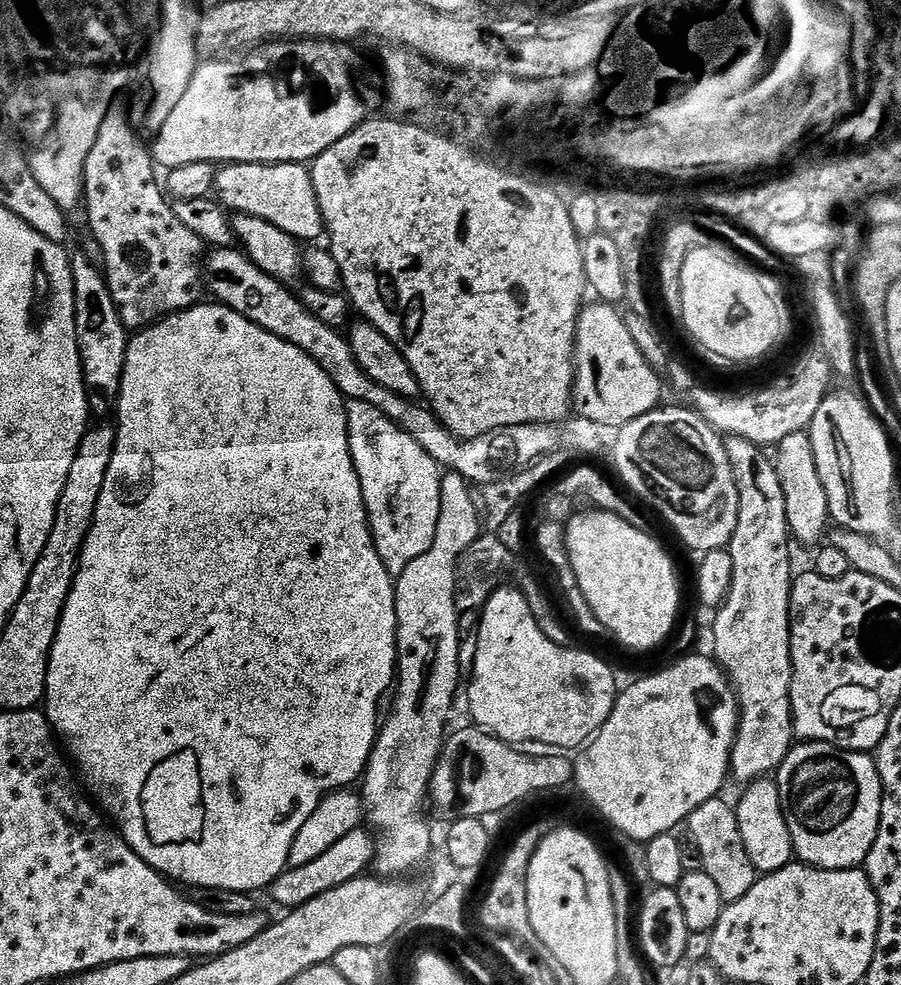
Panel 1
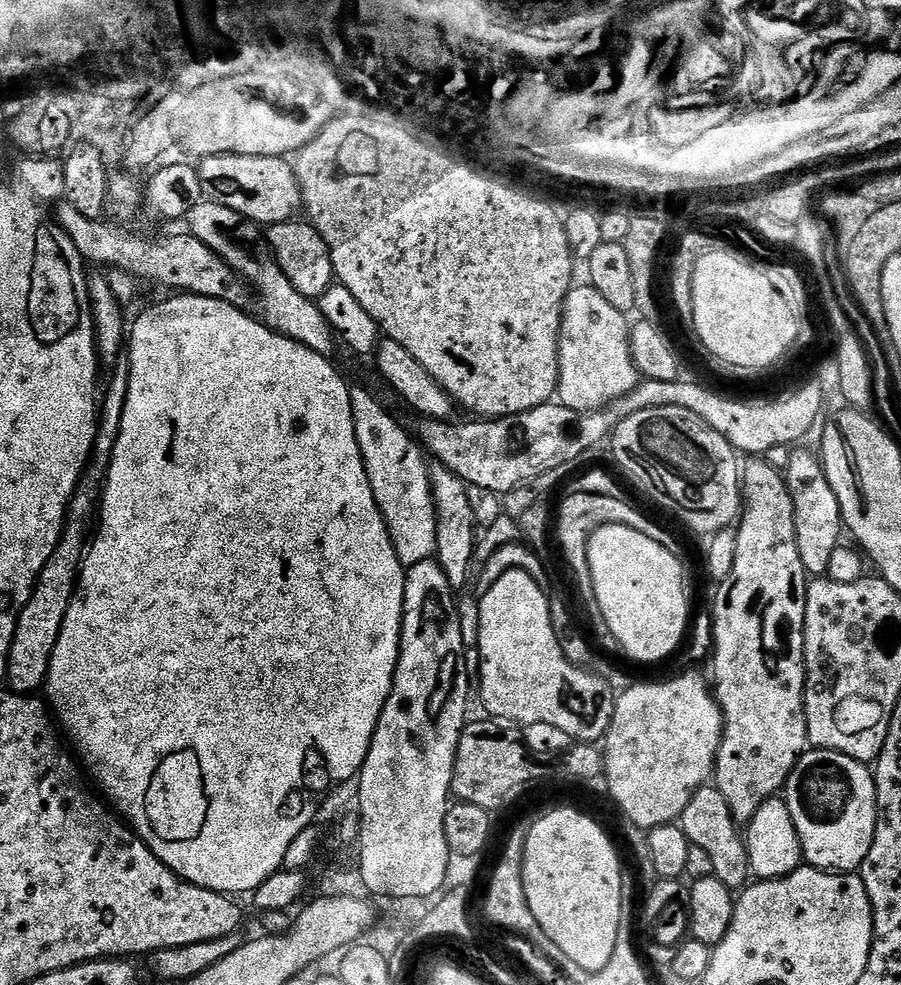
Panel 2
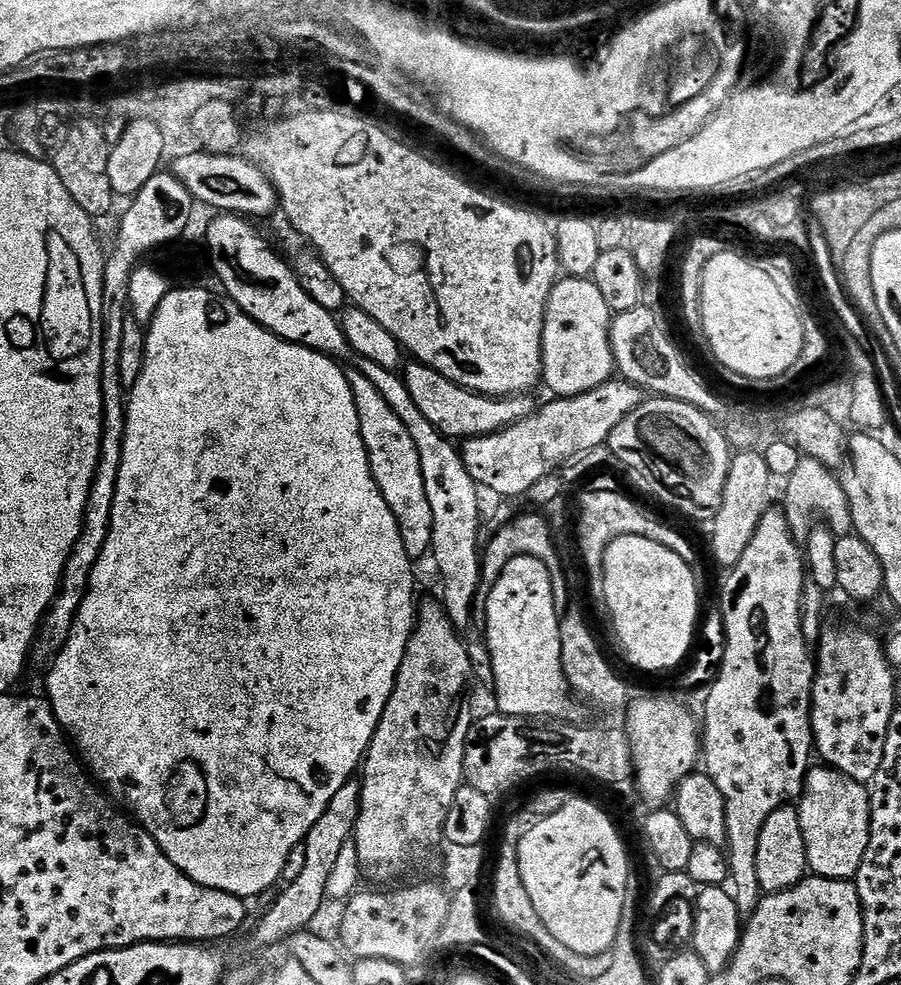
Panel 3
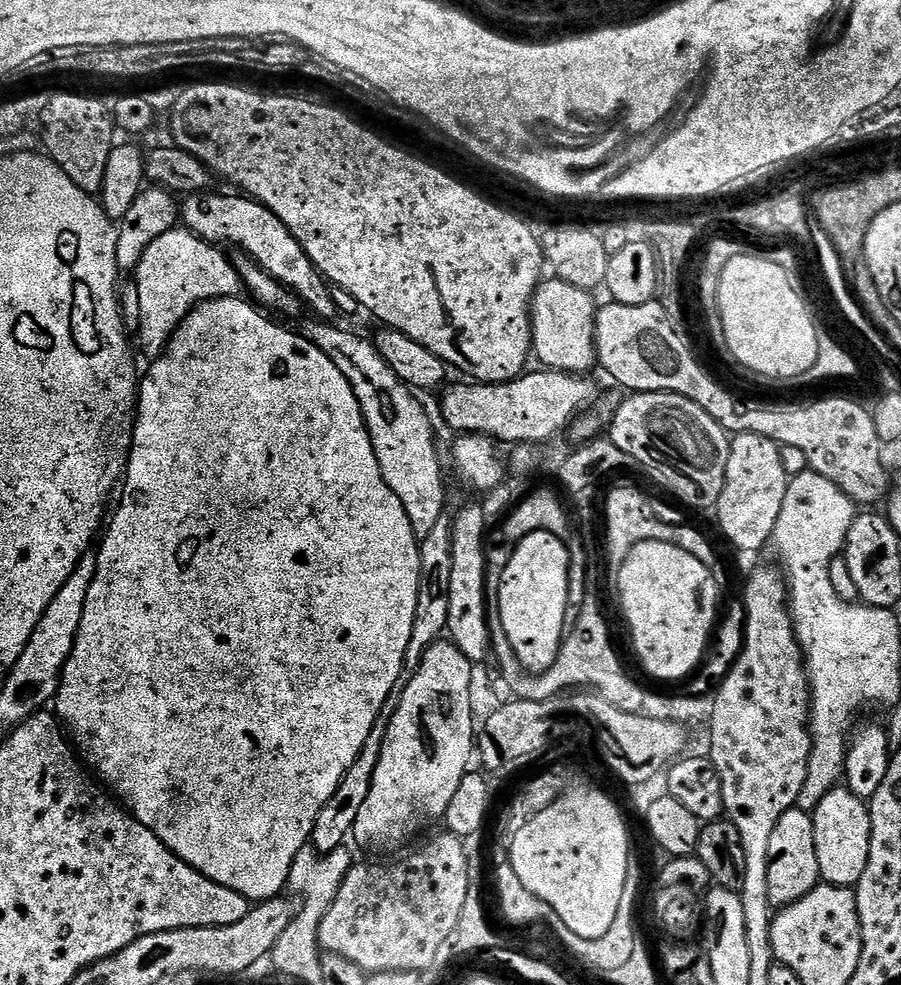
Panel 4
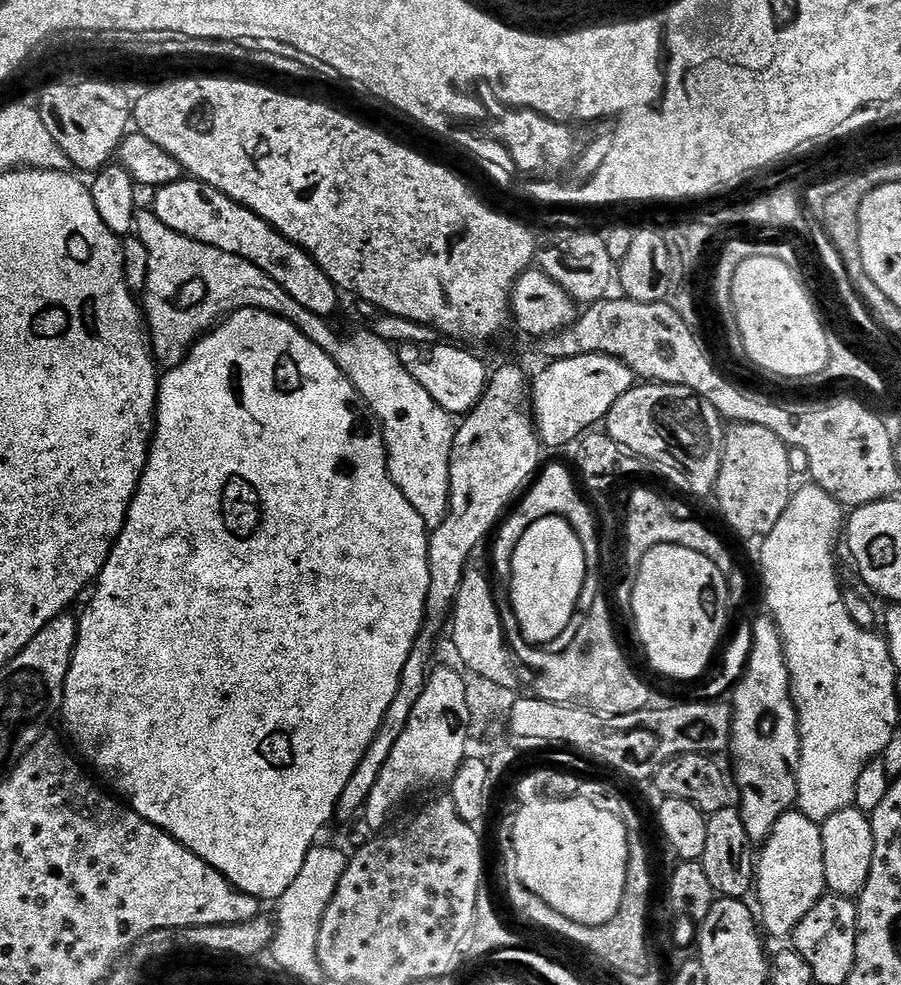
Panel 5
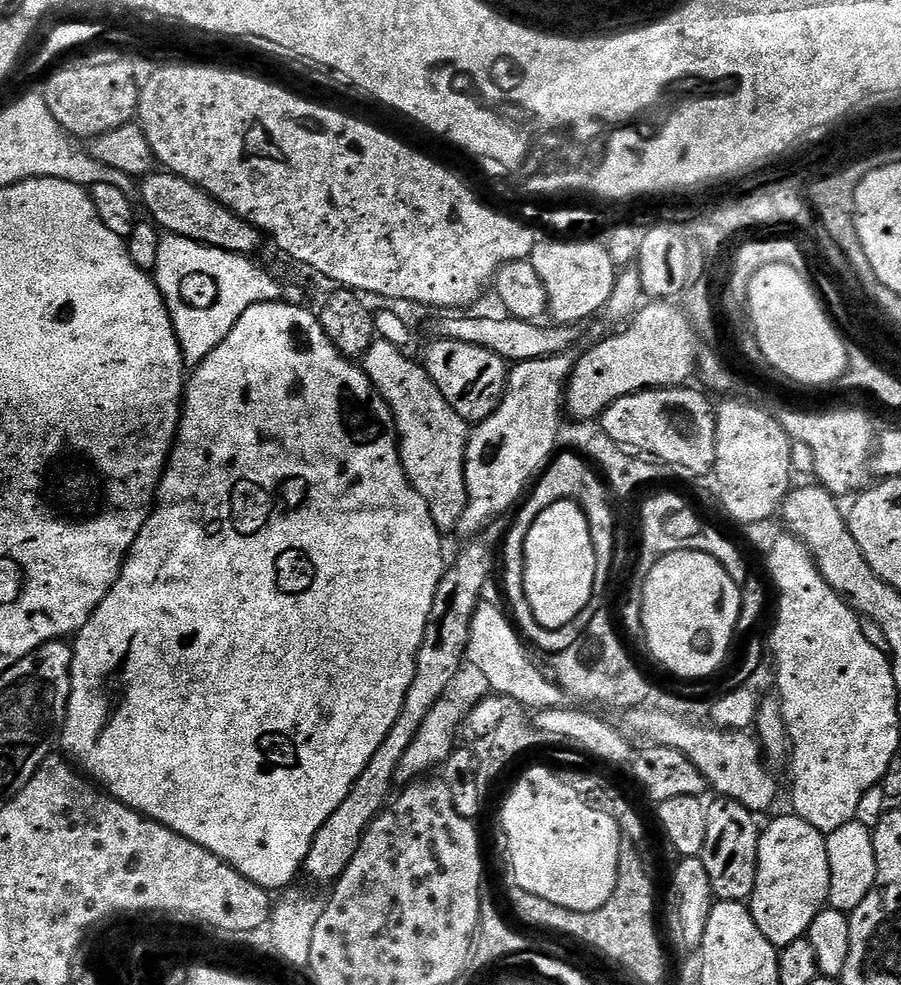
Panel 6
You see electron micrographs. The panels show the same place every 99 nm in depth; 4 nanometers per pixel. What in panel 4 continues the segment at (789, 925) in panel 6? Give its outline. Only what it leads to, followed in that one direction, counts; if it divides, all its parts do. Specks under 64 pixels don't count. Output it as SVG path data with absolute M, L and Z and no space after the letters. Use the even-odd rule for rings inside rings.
M798 807L786 810L786 814L778 818L778 826L774 826L774 835L770 838L768 876L770 902L776 910L789 908L794 902L806 898L806 894L821 883L818 850L814 850L814 822L809 813Z

